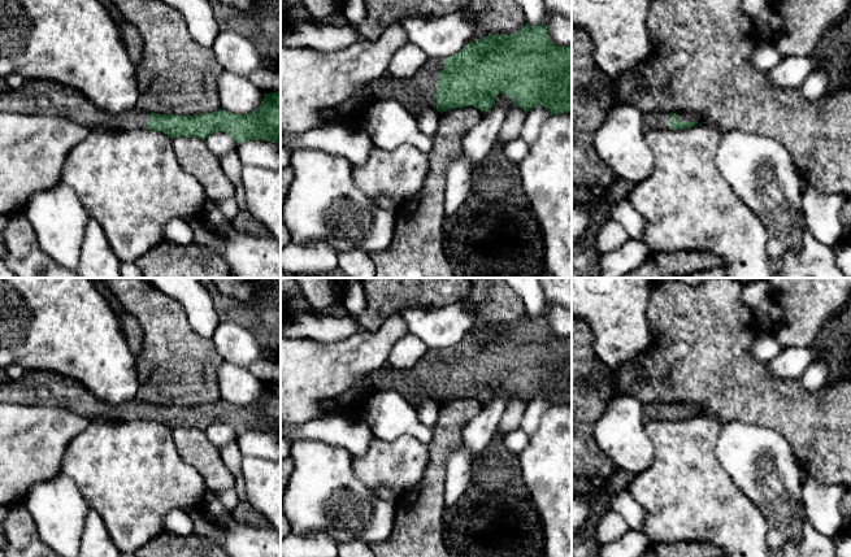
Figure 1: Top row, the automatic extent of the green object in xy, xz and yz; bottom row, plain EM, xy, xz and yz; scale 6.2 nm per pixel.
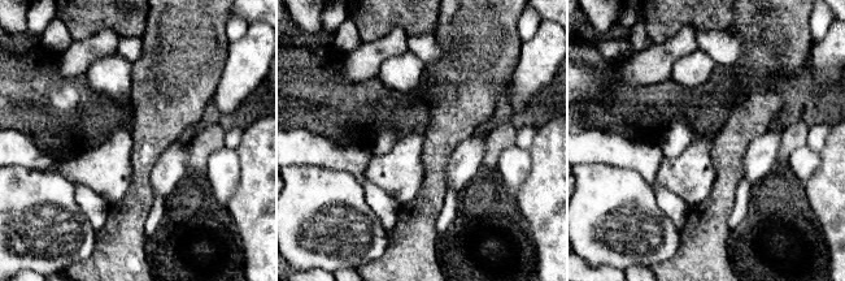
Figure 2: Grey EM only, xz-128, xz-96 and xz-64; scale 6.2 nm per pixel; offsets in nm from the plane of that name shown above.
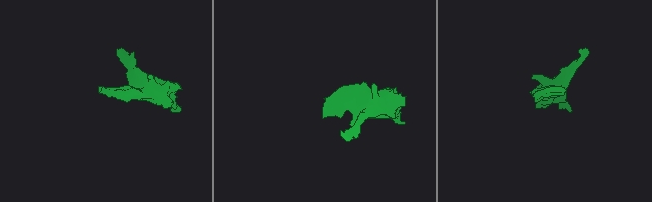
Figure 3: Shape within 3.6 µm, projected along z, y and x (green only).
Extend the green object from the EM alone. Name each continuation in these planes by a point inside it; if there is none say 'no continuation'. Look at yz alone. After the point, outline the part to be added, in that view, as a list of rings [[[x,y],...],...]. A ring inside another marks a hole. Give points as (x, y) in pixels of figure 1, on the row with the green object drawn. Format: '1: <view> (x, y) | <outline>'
1: yz (681, 116) | [[[678,112],[677,119],[680,122],[700,122],[700,116],[696,113]]]

